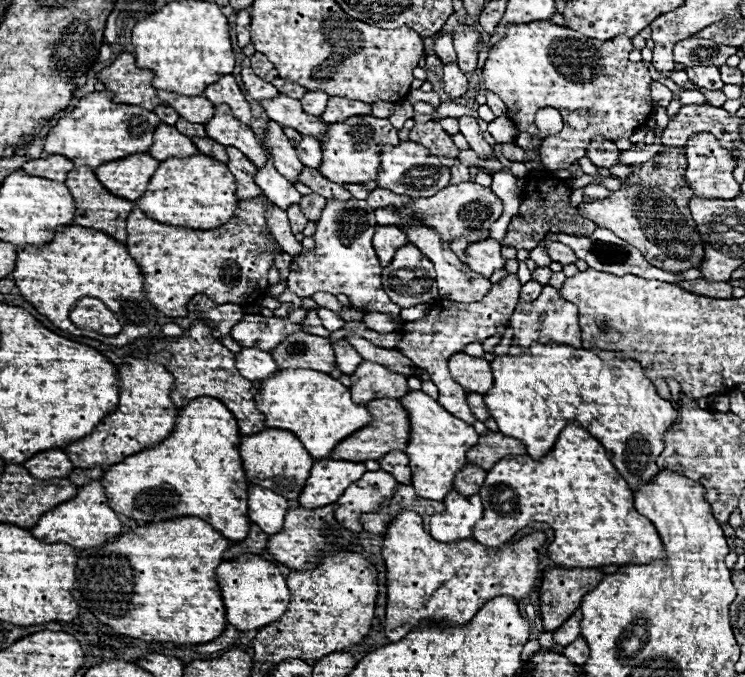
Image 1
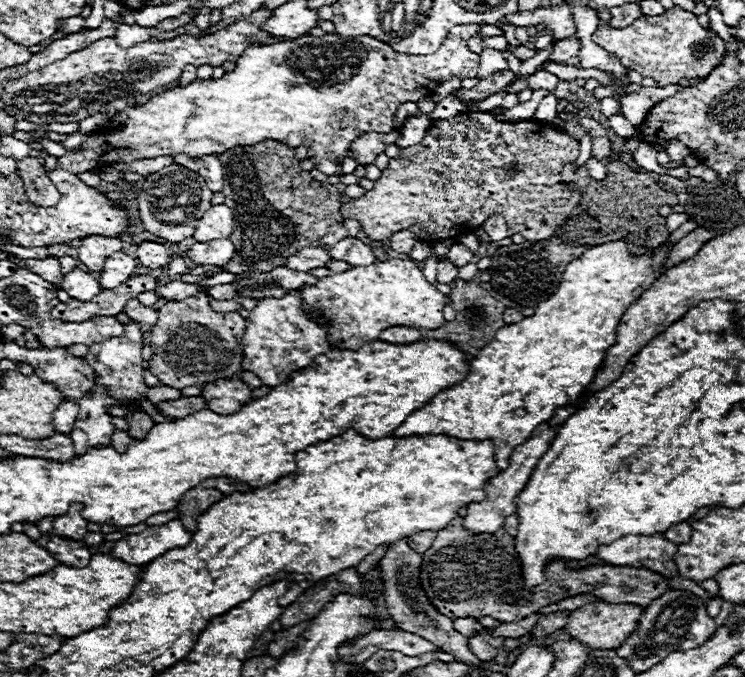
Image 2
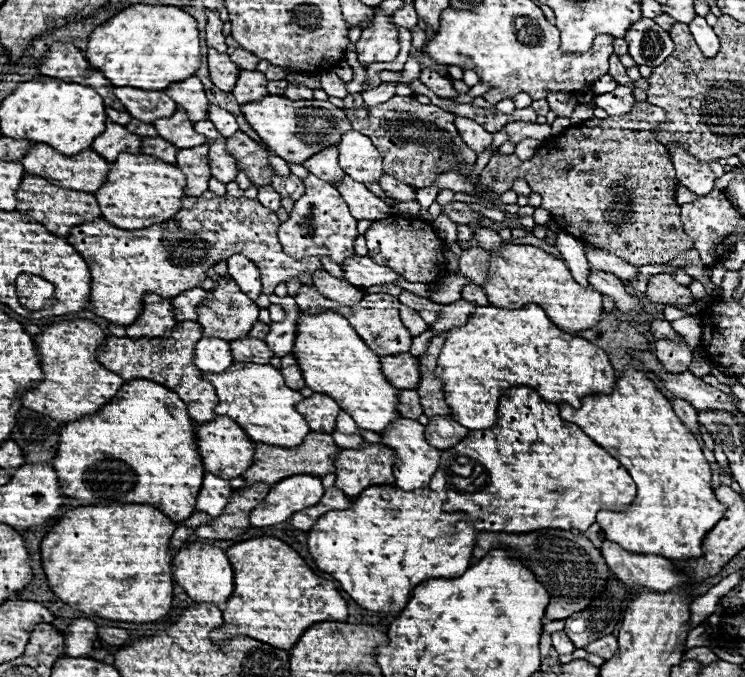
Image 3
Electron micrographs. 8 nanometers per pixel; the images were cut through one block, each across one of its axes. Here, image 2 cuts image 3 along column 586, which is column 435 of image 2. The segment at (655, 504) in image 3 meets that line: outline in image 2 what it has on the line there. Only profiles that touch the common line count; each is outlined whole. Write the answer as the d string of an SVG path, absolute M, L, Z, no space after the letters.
M616 240L616 242L606 242L606 244L602 244L602 246L592 246L590 250L586 250L580 258L572 260L572 262L566 266L566 272L564 272L564 276L562 276L562 282L560 282L558 290L556 290L548 300L540 302L540 306L536 308L534 316L524 318L522 322L516 322L516 324L508 324L508 326L504 326L502 330L498 330L496 338L494 338L490 344L486 344L486 346L478 352L476 358L470 360L470 370L468 370L466 378L464 378L462 382L458 382L458 386L450 386L450 388L442 390L442 392L440 392L438 396L434 396L422 410L416 410L414 414L410 414L410 418L406 418L406 422L402 422L402 426L398 426L398 430L394 430L392 436L444 434L444 436L452 436L452 438L458 438L458 440L492 440L492 442L494 442L494 460L496 460L496 466L498 466L500 472L506 470L506 468L508 468L508 458L510 458L512 450L514 450L518 444L524 444L524 442L530 438L530 434L536 430L538 424L550 420L556 408L568 406L568 404L574 404L576 400L580 400L582 392L584 392L586 386L592 382L598 366L602 364L602 360L604 360L604 356L606 356L606 350L616 342L616 326L618 326L622 314L624 314L626 308L628 308L644 290L648 290L650 284L662 274L660 268L662 268L664 258L666 258L666 252L668 252L670 248L672 248L672 246L668 246L668 248L664 248L664 250L656 248L656 254L654 254L654 256L650 256L650 252L644 254L644 256L628 256L626 242L624 242L624 240Z

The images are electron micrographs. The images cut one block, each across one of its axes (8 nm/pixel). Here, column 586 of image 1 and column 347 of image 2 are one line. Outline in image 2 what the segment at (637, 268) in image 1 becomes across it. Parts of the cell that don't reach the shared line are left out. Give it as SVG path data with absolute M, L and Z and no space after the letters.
M342 238L334 248L328 250L332 260L342 260L352 266L370 266L376 262L374 250L358 238Z

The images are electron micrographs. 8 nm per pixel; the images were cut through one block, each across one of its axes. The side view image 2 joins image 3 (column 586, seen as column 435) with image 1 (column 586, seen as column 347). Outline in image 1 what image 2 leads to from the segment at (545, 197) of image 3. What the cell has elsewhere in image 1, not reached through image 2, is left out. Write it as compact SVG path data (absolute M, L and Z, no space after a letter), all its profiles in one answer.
M668 148L662 156L654 156L644 164L636 164L634 172L636 174L624 178L624 188L610 192L606 200L582 202L580 214L592 220L596 226L604 226L618 238L624 238L636 246L656 268L684 272L700 266L704 260L704 242L688 210L688 198L692 198L692 190L684 178L684 148Z

